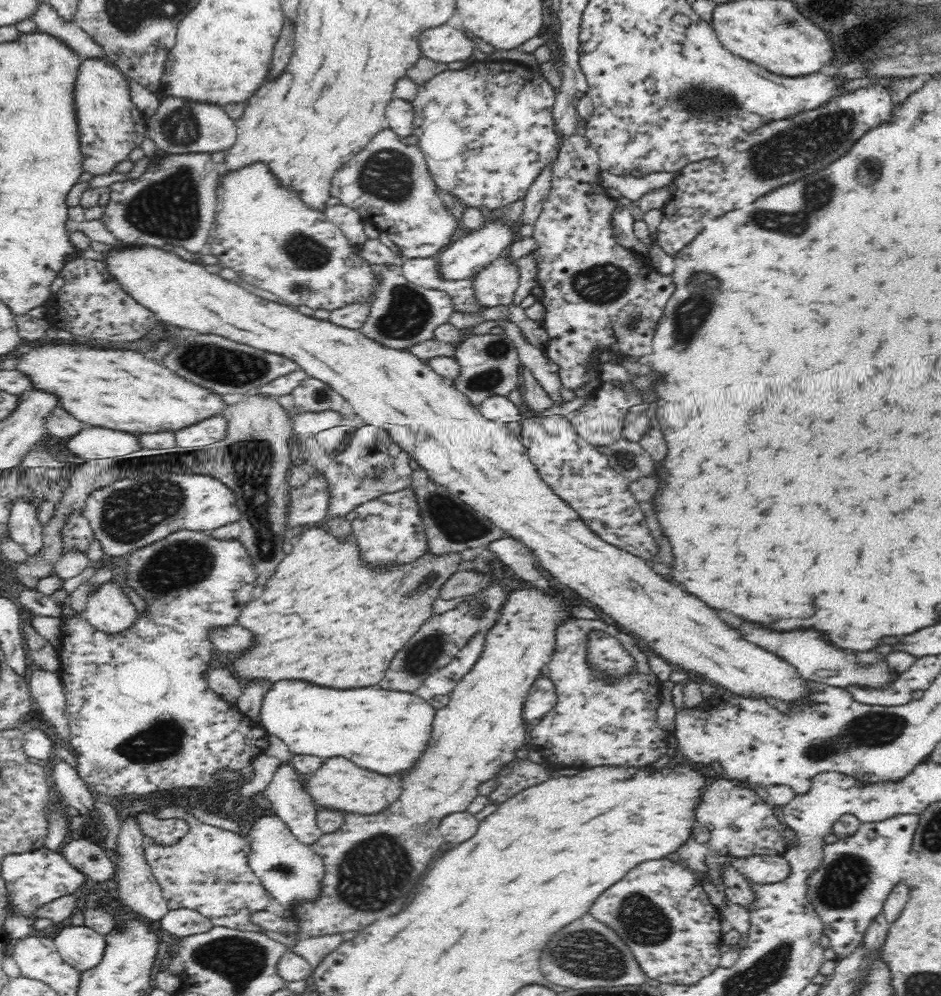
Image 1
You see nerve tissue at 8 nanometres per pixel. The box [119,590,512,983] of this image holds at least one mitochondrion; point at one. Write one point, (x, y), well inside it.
(378, 870)

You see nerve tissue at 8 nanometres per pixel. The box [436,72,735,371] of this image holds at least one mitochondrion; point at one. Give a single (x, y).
(704, 286)

